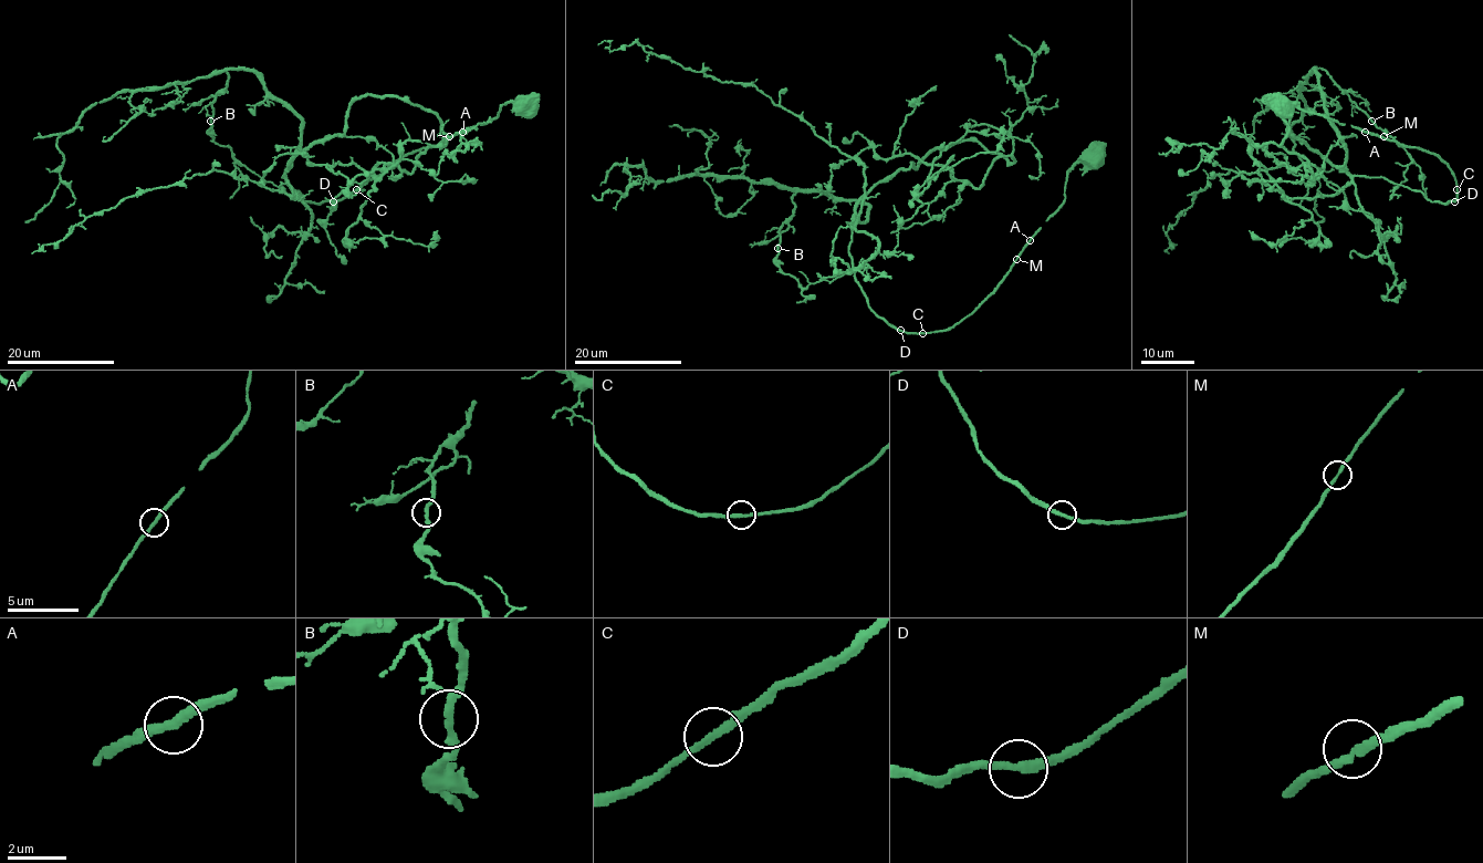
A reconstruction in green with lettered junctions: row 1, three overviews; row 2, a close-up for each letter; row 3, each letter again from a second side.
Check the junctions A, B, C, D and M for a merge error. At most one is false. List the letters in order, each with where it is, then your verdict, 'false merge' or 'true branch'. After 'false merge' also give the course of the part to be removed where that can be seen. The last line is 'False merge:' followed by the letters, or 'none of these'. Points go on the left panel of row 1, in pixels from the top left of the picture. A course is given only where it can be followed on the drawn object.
A: place (462, 132); true branch
B: place (210, 121); true branch
C: place (356, 189); true branch
D: place (333, 201); true branch
M: place (449, 136); true branch
False merge: none of these

